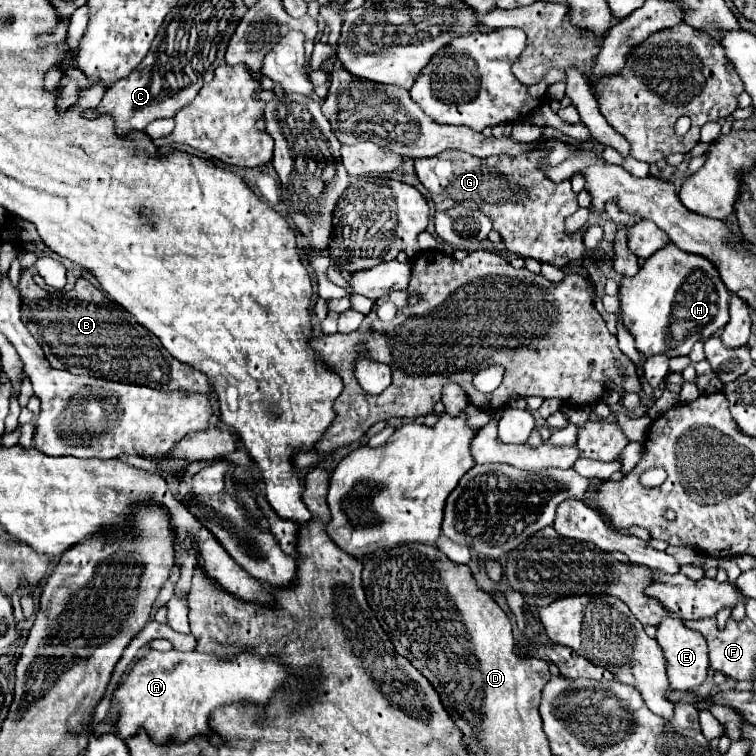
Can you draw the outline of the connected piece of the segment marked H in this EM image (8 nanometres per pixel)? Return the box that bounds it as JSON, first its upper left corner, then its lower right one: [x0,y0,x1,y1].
[618,243,728,359]

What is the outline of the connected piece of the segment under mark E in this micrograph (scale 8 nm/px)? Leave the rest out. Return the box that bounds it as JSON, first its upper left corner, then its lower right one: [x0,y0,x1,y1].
[656,617,708,691]

